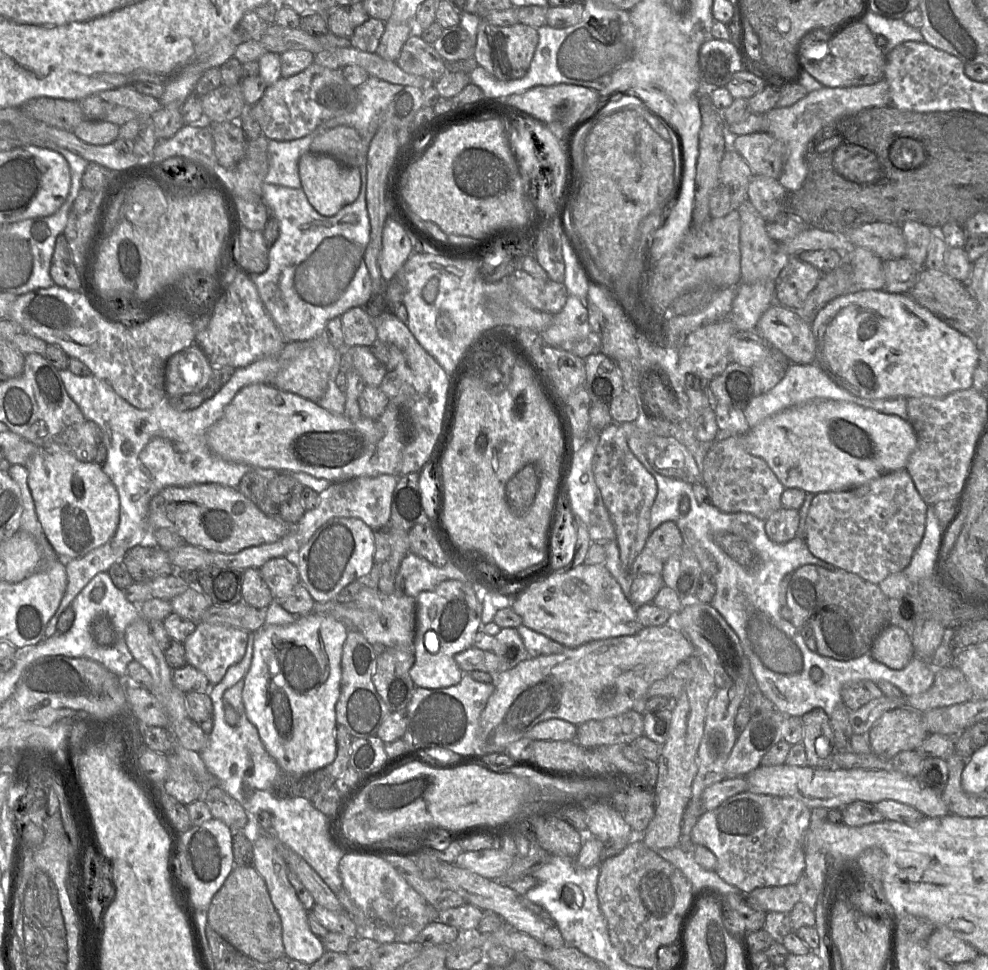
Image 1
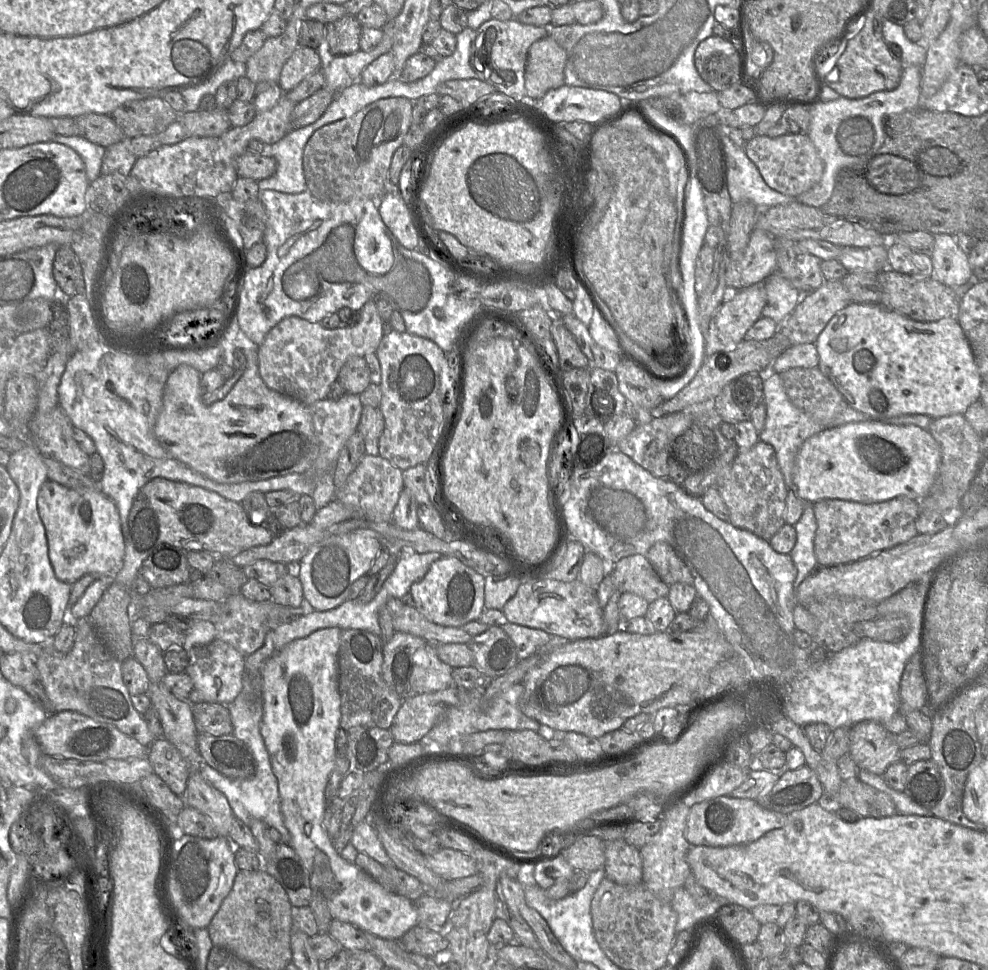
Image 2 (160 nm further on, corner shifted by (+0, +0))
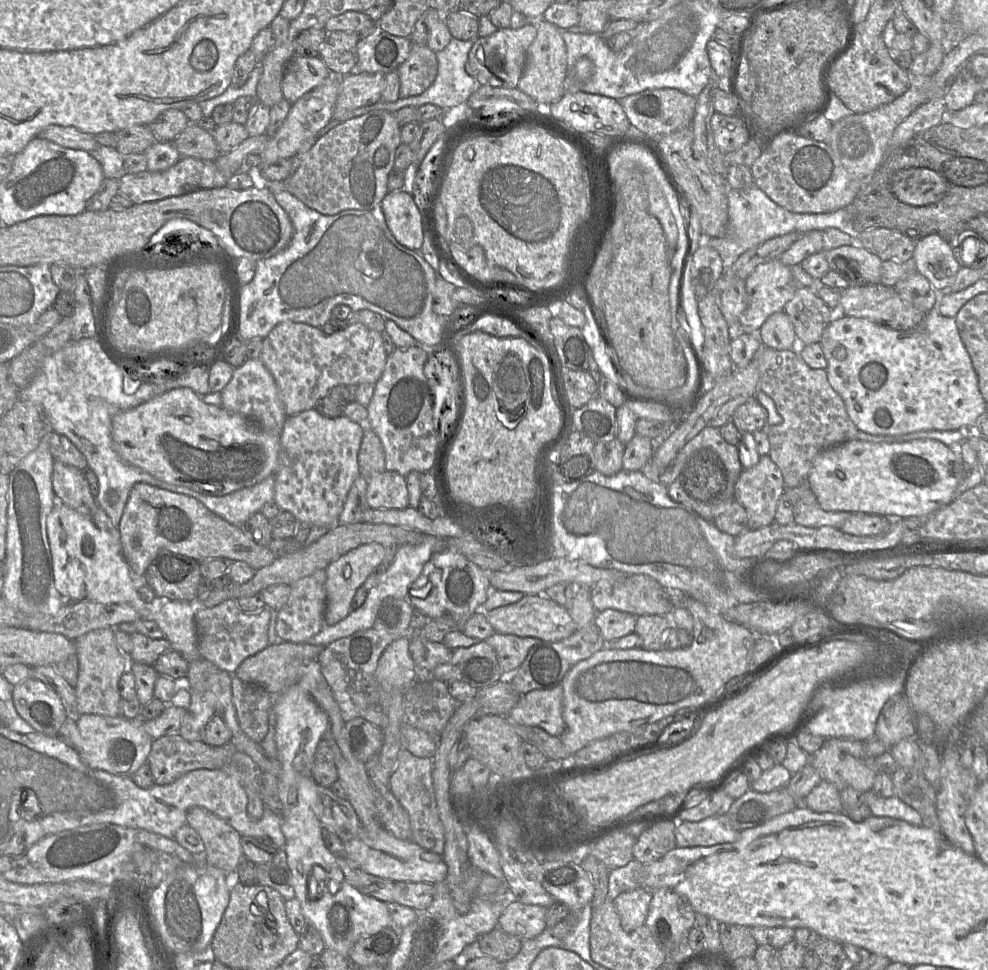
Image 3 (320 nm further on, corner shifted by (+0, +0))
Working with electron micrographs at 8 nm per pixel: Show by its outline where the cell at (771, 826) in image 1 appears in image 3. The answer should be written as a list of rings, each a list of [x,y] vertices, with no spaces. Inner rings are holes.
[[[726,814],[711,816],[698,822],[679,821],[675,828],[678,847],[709,847],[735,842],[739,836],[740,831],[732,827]]]

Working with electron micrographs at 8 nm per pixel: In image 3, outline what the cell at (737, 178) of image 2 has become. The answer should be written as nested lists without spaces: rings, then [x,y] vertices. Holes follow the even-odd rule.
[[[755,184],[743,190],[733,190],[729,186],[728,214],[729,222],[726,234],[723,237],[704,238],[704,241],[719,253],[726,267],[727,264],[734,263],[747,250],[787,233],[824,231],[829,228],[836,228],[850,235],[860,233],[855,231],[850,211],[846,208],[818,214],[794,213],[776,204]]]

